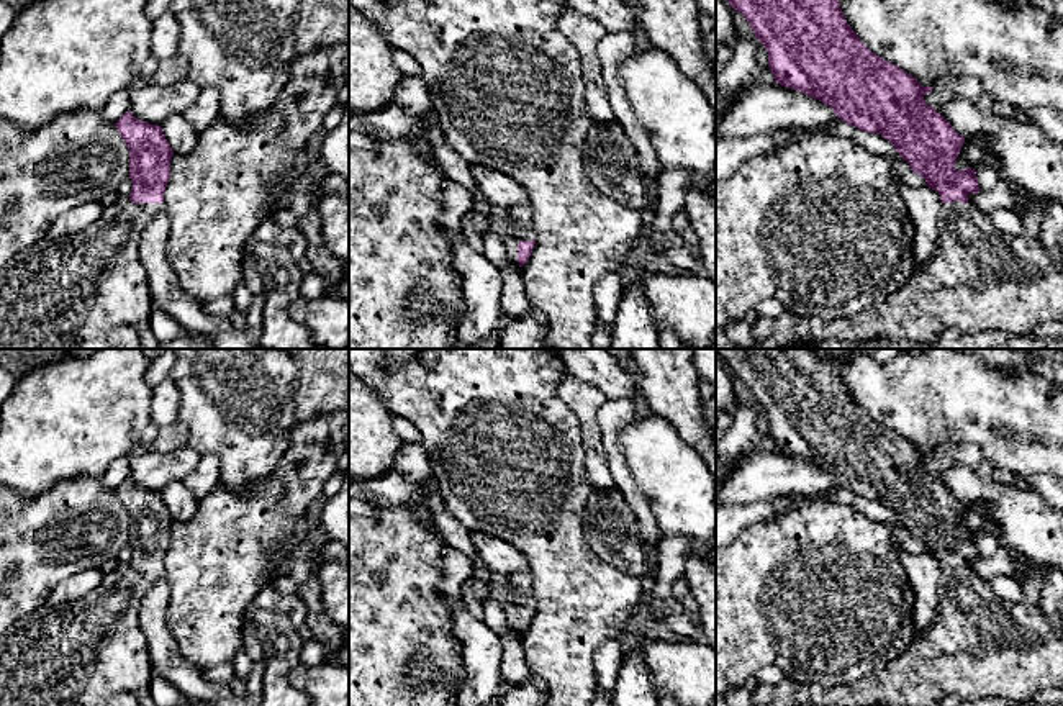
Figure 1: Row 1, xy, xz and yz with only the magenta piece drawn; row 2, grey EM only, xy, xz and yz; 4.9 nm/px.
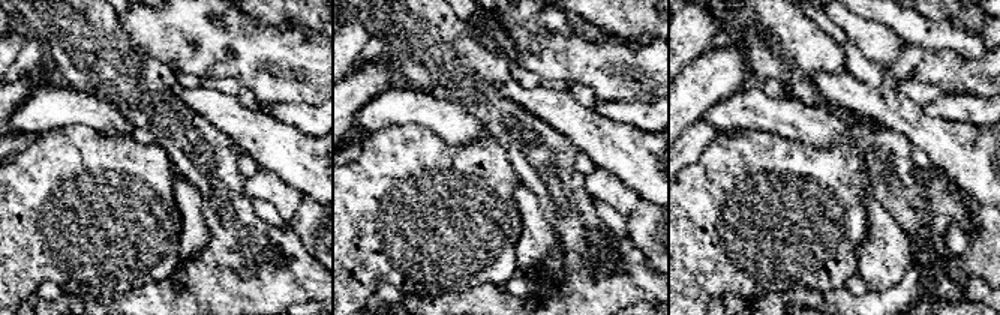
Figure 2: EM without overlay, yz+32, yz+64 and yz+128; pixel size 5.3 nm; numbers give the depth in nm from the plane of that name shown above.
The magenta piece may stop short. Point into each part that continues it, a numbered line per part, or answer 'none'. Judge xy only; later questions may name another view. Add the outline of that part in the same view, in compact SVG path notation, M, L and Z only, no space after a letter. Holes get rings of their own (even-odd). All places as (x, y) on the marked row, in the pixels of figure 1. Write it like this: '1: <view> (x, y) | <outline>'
1: xy (61, 294) | M128 203L116 219L98 219L69 238L44 238L0 272L0 349L111 349L108 333L131 326L142 349L159 349L151 329L154 310L147 274L139 257L139 239L164 203Z

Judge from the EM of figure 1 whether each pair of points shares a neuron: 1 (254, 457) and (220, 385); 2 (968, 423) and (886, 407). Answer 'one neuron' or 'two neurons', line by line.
1: one neuron
2: one neuron

